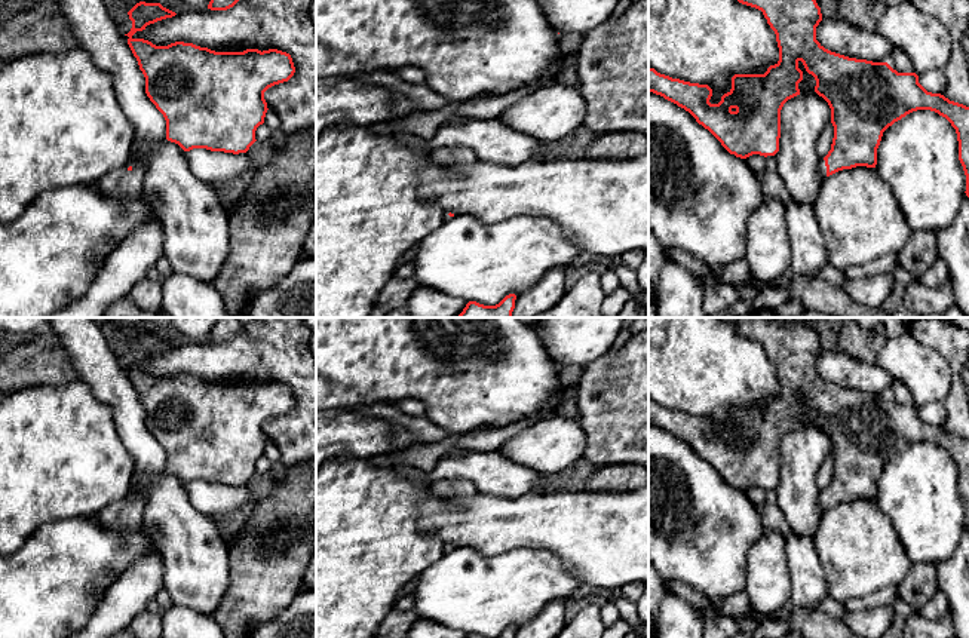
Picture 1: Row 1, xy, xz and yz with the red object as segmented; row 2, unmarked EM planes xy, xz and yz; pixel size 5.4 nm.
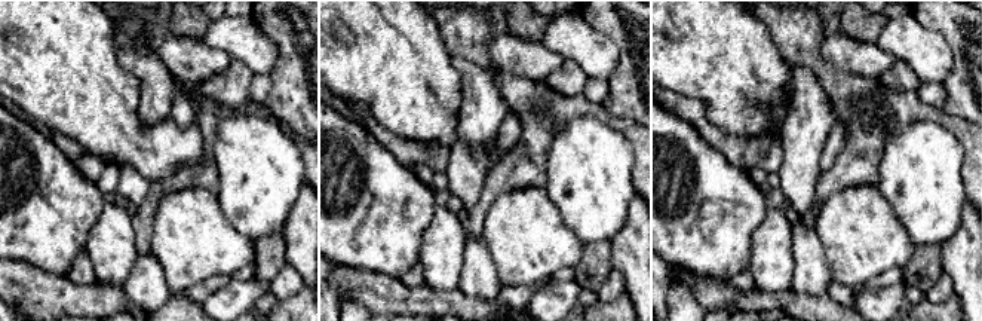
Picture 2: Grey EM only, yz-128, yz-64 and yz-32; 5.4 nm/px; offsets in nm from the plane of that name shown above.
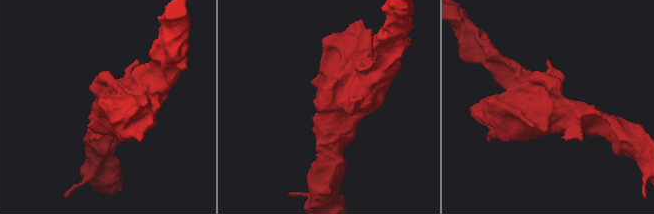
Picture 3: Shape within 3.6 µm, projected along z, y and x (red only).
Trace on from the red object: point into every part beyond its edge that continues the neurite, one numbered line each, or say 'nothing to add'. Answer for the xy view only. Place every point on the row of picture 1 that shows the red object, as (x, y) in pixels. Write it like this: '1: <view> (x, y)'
1: xy (120, 183)

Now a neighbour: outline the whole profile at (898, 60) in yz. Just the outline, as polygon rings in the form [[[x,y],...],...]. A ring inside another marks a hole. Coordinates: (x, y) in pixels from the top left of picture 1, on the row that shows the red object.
[[[893,47],[892,53],[887,56],[886,62],[898,73],[914,73],[914,67],[908,55],[899,47]]]

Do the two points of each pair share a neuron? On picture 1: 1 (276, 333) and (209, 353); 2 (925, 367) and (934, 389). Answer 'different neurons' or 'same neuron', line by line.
1: same neuron
2: same neuron

